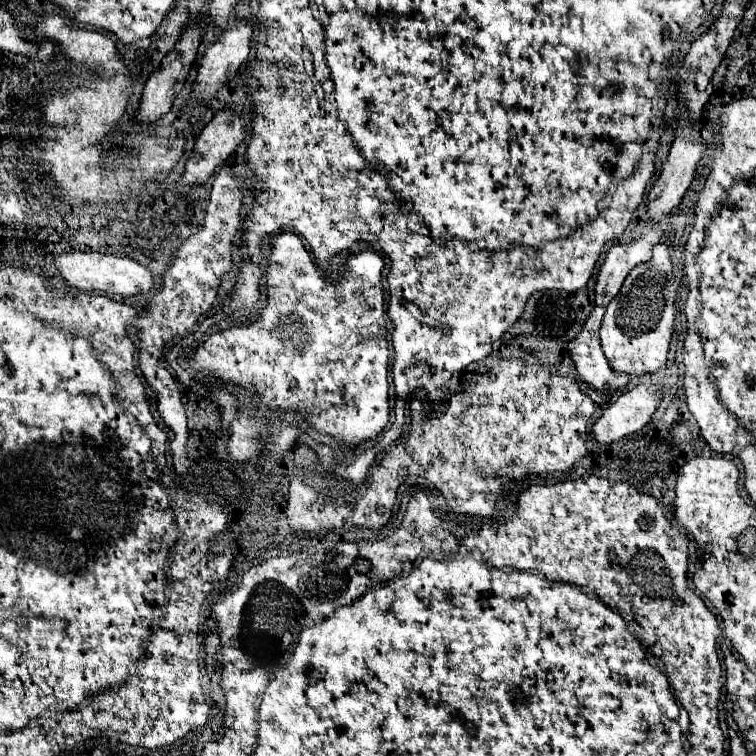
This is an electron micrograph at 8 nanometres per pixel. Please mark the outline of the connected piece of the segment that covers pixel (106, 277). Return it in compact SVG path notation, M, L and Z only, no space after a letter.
M68 252L62 254L56 260L60 276L68 282L68 286L80 288L80 290L100 290L106 294L120 294L120 296L134 296L134 294L148 294L156 278L152 272L130 258L118 258L110 254L98 254L98 252Z

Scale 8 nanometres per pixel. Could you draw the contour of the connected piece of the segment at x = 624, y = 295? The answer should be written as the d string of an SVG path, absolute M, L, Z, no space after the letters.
M660 242L660 256L638 264L624 280L620 294L608 304L600 326L600 340L610 366L618 372L630 372L640 376L644 372L656 372L668 360L668 346L674 334L676 300L688 296L690 282L686 276L676 276L670 260L668 242Z

